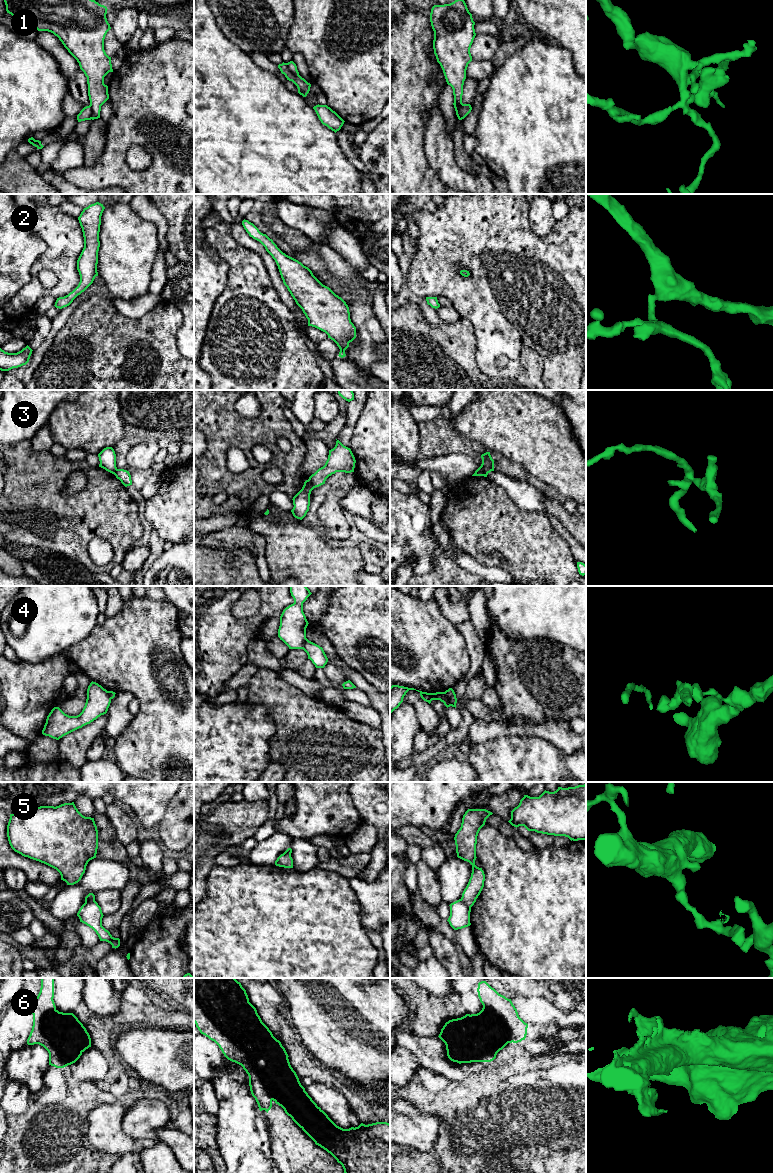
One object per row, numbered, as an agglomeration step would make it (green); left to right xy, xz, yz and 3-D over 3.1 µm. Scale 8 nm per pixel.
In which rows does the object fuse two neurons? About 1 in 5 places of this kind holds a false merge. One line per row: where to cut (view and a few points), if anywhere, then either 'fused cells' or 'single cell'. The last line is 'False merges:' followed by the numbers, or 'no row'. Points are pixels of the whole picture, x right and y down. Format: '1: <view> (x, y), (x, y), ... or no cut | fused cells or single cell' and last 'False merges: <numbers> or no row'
1: xz (286, 63), (289, 70), (297, 76) | fused cells
2: no cut | single cell
3: xz (308, 479), (313, 488) | fused cells
4: yz (444, 692), (451, 705) | fused cells
5: yz (461, 898), (470, 908) | fused cells
6: no cut | single cell
False merges: 1, 3, 4, 5

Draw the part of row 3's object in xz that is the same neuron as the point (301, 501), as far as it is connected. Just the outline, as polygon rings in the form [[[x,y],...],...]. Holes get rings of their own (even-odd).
[[[306,480],[302,489],[293,497],[294,507],[291,512],[295,518],[302,520],[306,516],[309,511],[310,494],[313,489],[310,481]]]

